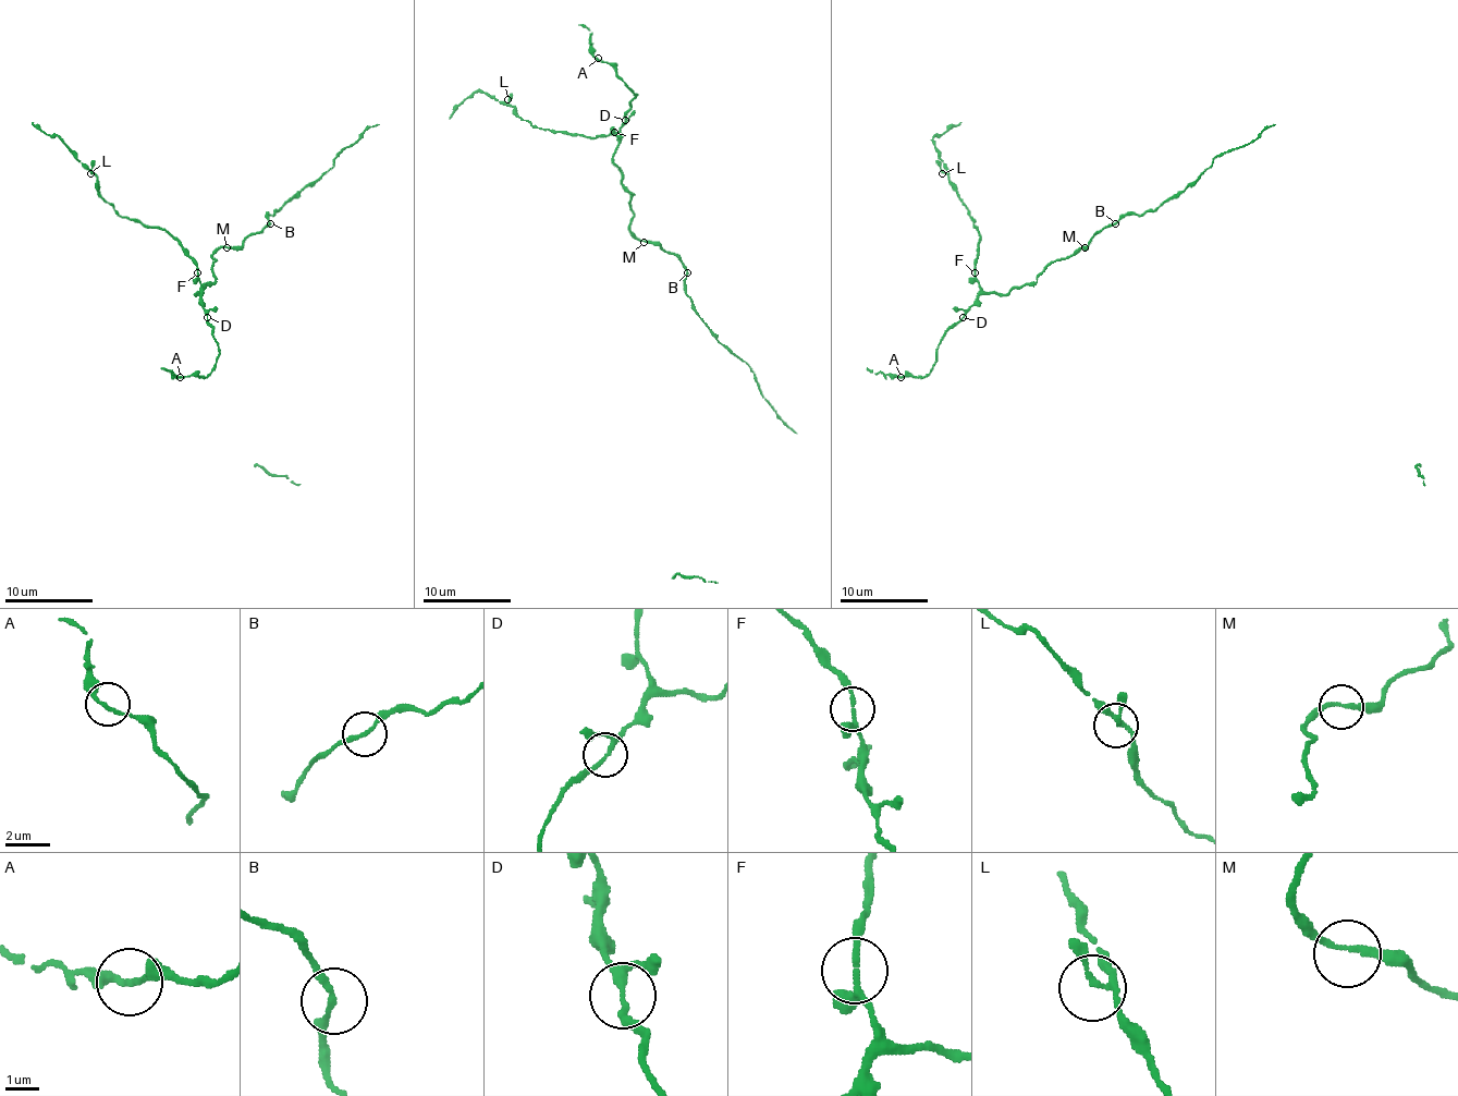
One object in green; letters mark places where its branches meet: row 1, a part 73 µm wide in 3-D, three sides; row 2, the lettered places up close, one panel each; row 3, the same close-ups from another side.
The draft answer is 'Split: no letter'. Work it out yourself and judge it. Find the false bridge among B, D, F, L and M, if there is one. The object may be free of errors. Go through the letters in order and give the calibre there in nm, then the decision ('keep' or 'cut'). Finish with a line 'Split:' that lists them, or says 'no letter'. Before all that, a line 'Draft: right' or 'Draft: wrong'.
Draft: right
B: calibre 170 nm; keep
D: calibre 170 nm; keep
F: calibre 150 nm; keep
L: calibre 150 nm; keep
M: calibre 190 nm; keep
Split: no letter

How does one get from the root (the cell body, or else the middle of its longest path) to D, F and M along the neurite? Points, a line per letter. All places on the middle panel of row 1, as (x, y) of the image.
D: (685, 270), (672, 253), (639, 240), (631, 229), (633, 194), (613, 161), (624, 120)
F: (685, 270), (672, 253), (639, 240), (631, 229), (633, 194), (613, 161), (615, 133)
M: (685, 270), (672, 253), (654, 242), (644, 242)

